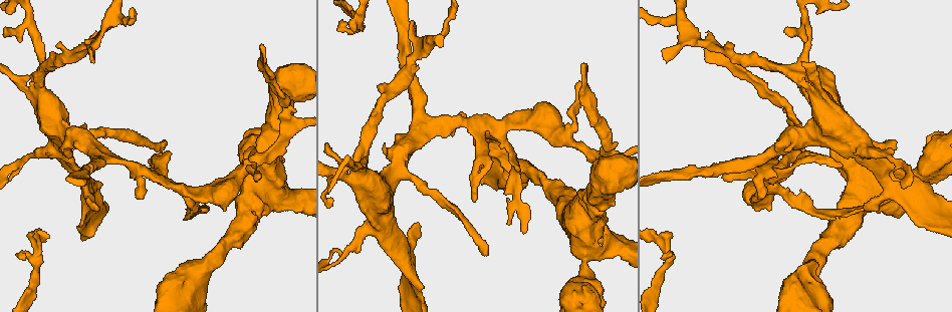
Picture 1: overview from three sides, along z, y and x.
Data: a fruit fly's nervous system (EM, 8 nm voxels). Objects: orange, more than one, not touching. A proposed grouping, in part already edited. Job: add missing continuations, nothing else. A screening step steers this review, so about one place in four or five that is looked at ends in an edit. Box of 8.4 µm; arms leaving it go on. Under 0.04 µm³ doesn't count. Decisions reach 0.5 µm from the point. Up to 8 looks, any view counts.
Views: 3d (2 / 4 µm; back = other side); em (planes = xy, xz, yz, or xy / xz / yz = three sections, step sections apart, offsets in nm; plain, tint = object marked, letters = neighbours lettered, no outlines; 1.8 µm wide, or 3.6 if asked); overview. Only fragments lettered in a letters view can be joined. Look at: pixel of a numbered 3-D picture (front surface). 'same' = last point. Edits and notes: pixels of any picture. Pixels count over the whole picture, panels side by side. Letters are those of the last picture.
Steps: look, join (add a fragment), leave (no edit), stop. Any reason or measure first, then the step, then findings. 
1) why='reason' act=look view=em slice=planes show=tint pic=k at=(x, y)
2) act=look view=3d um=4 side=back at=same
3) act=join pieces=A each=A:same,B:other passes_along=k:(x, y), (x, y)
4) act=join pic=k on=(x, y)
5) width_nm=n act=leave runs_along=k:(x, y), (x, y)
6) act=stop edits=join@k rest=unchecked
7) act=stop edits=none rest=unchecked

why='tapers out' act=look view=em slice=xy step=4 show=letters pic=1 at=(510, 222)

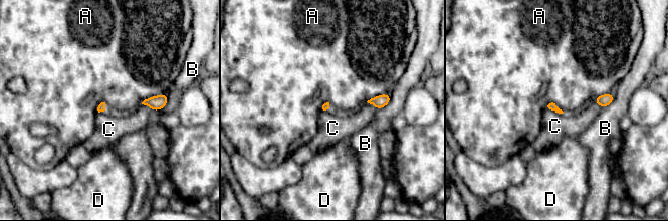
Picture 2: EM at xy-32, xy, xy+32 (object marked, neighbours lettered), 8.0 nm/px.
act=look view=em slice=xz step=16 show=letters at=same

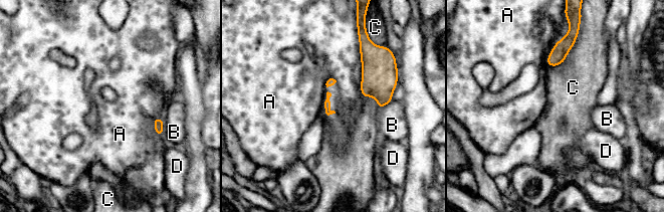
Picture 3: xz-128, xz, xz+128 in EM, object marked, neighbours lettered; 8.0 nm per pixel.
act=leave each=A:other,B:other,C:other,D:other found='none of them fits'

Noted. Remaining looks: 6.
why='touches itself' act=look view=3d um=4 pic=1 at=(496, 158)

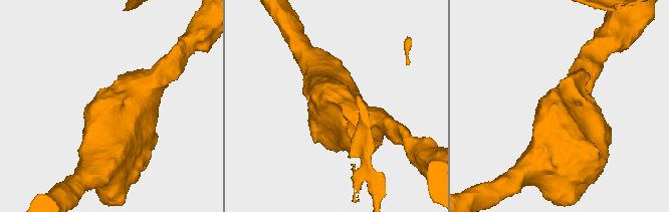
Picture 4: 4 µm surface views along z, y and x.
act=look view=em um=3.6 slice=planes show=letters pic=4 at=(565, 121)

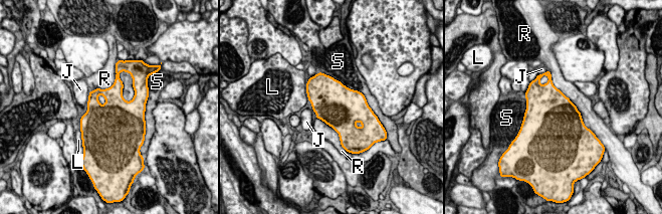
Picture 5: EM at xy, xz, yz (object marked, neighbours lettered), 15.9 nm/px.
longest_contact=R:1050nm act=leave each=J:other,L:other,R:other,S:other border=5:(549, 73), (586, 127) found='none of them fits'

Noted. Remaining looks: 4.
why='thin end' act=look view=3d um=4 pic=1 at=(265, 47)

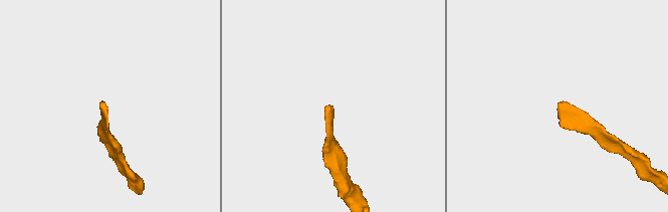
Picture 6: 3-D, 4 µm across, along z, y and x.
act=look view=em slice=xz step=8 show=letters pic=6 at=(560, 104)

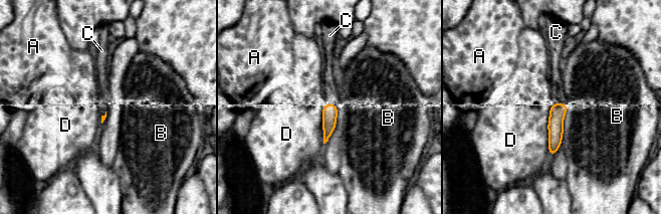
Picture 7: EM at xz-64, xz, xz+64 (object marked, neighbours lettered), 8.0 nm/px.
why='another direction' act=look view=em slice=yz step=16 show=letters at=same

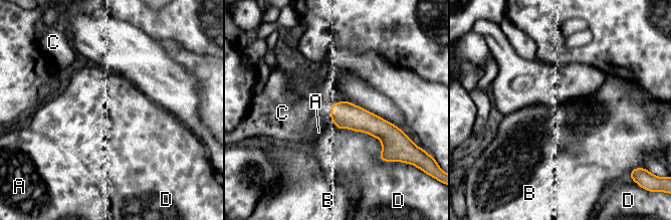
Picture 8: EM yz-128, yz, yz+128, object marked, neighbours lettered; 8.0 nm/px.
width_nm=220 act=join pieces=C each=A:other,B:other,C:same,D:other found='it goes on there'

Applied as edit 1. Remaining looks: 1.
act=stop edits=join@8 rest=unchecked

